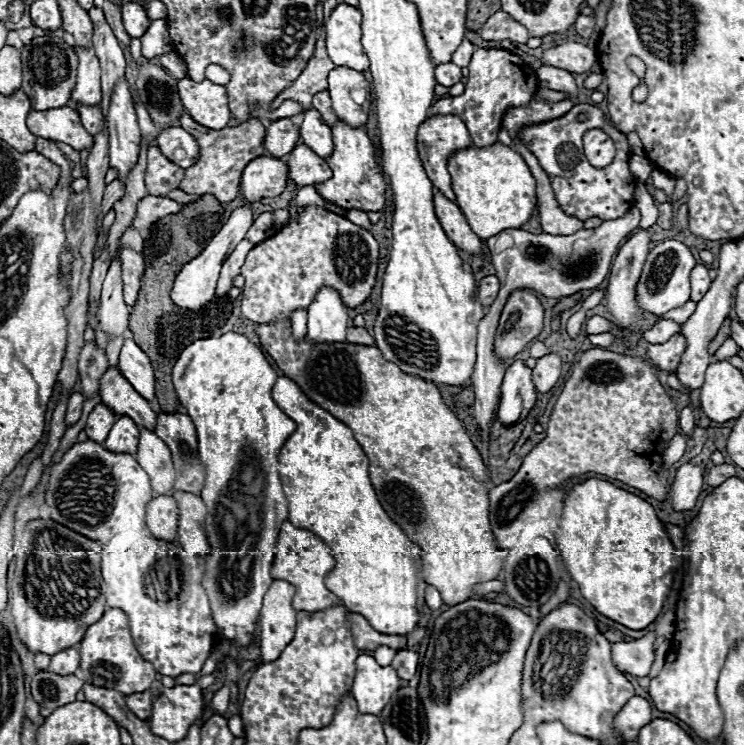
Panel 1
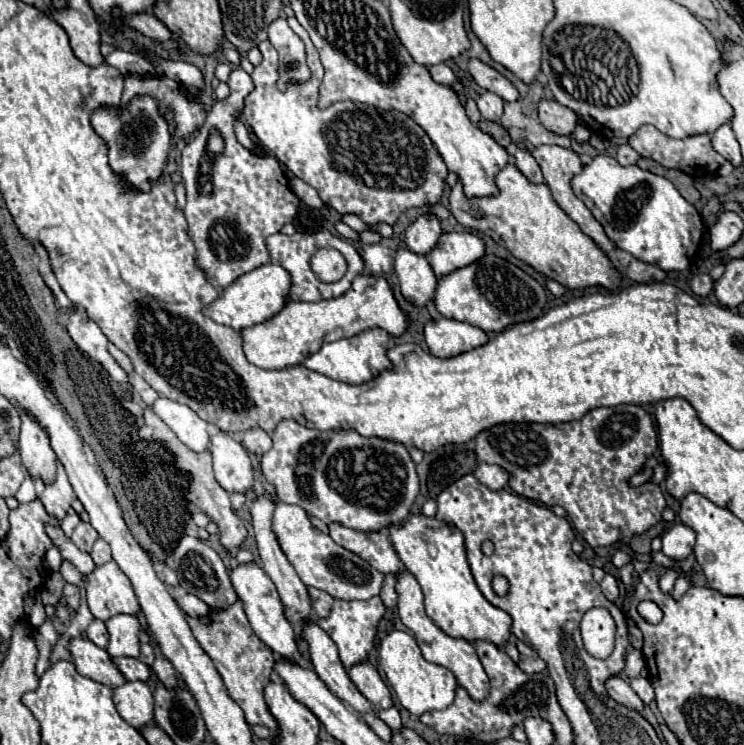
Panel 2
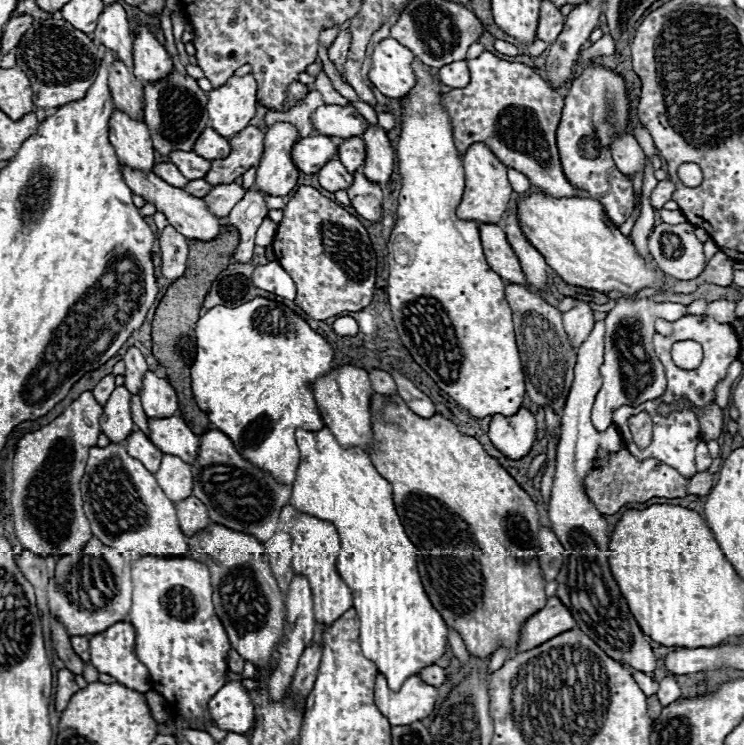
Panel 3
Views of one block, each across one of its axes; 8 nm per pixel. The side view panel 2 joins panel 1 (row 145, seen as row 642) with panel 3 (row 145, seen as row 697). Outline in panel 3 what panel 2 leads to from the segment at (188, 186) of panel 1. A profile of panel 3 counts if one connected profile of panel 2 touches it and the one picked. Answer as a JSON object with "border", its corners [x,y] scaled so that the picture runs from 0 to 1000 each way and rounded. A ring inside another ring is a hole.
{"border":[[[331,169],[325,177],[309,185],[309,207],[298,215],[285,215],[285,223],[274,242],[290,247],[312,247],[339,223],[347,223],[355,204],[355,177],[344,169]]]}

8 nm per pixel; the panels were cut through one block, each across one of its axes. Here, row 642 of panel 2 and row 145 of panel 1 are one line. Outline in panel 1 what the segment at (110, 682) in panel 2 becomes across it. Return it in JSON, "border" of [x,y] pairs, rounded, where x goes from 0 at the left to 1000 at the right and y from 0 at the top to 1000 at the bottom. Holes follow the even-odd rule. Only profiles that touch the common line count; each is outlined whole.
{"border":[[[97,142],[56,150],[43,148],[35,164],[40,177],[54,185],[94,193],[99,201],[121,201],[126,196],[126,183],[110,172],[105,148]]]}

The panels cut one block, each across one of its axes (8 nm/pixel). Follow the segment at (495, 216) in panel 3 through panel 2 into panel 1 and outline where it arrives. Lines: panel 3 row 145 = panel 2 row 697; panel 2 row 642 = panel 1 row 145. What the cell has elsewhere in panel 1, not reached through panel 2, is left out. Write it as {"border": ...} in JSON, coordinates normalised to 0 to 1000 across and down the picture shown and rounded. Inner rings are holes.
{"border":[[[581,156],[575,158],[565,174],[562,174],[562,204],[565,204],[565,215],[570,220],[570,228],[575,234],[575,239],[581,242],[581,247],[608,271],[613,268],[610,255],[608,255],[608,236],[602,231],[602,212],[624,199],[634,196],[634,185],[632,177],[626,172],[626,166],[616,158],[616,156]]]}

